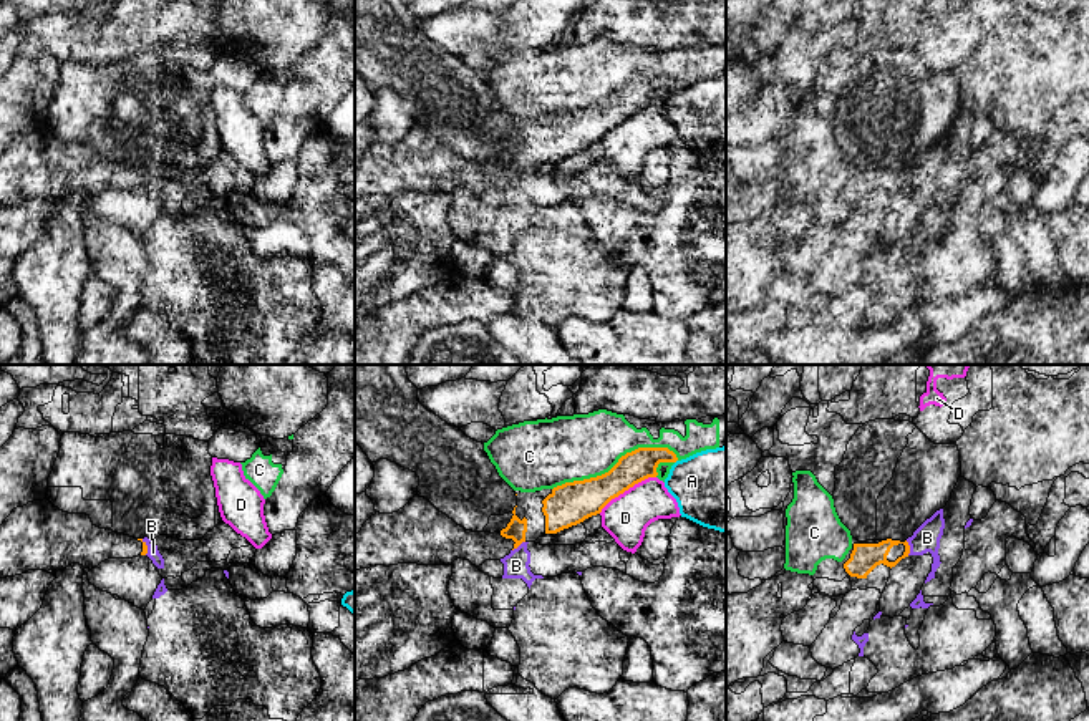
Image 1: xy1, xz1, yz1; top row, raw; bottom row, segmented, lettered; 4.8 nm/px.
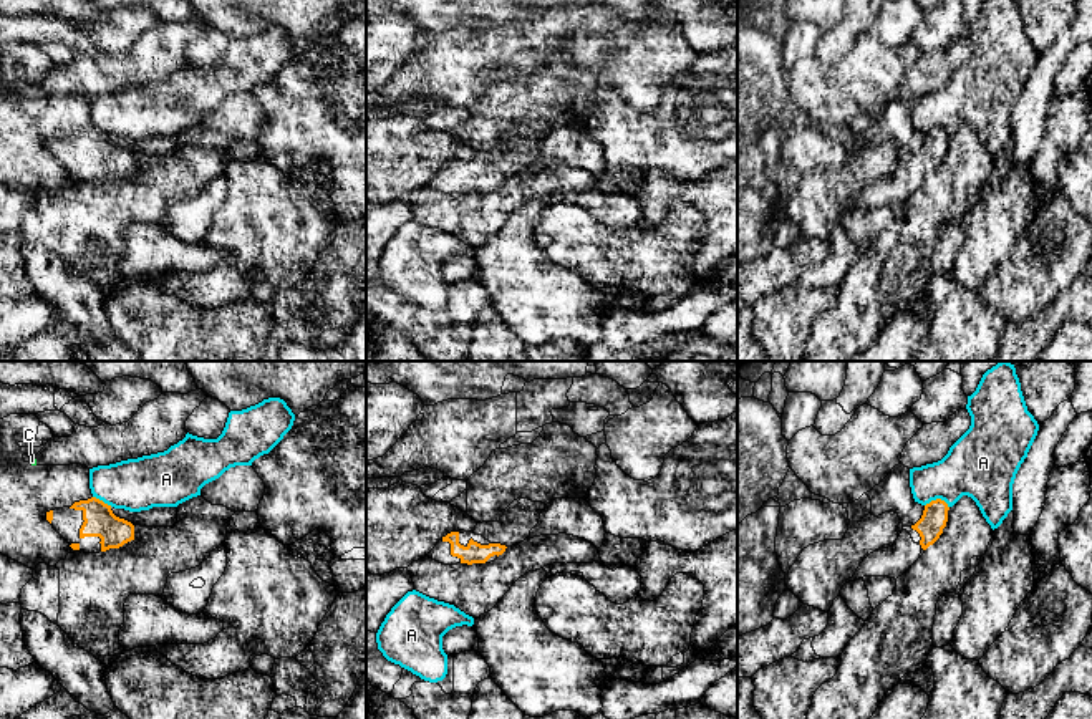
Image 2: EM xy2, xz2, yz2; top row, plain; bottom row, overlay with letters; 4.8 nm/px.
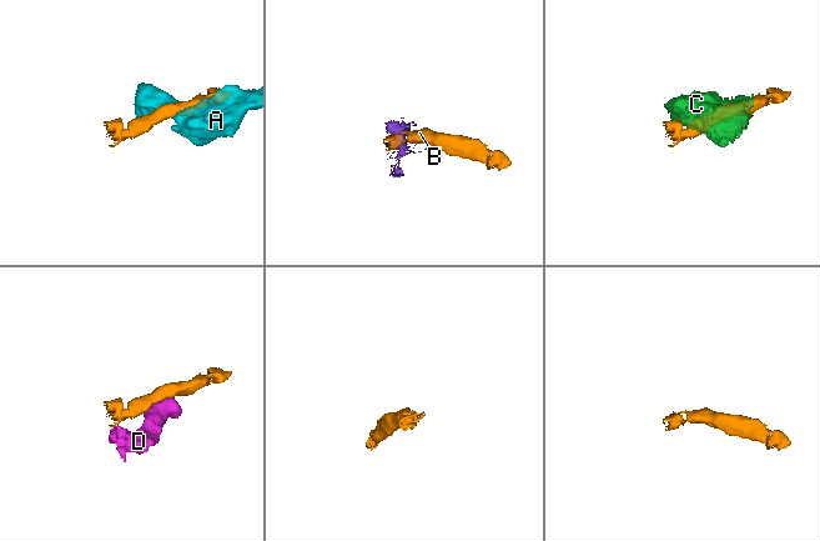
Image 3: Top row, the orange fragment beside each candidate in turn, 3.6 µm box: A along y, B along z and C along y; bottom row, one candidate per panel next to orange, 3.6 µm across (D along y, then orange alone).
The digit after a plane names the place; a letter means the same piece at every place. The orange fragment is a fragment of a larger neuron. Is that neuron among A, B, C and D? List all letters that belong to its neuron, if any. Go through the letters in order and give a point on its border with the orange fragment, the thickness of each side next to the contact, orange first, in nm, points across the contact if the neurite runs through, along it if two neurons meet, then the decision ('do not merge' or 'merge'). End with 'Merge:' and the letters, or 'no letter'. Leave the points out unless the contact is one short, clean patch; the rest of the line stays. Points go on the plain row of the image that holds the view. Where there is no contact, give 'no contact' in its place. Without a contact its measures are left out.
A: yz2 (937, 128) | 130/300 nm | do not merge
B: yz1 (909, 176) | 140/130 nm | do not merge
C: xz1 (617, 91) | 190/320 nm | do not merge
D: xz1 (627, 118) | 190/220 nm | along xz1 (655, 105), (635, 111), (599, 141) | do not merge
Merge: no letter

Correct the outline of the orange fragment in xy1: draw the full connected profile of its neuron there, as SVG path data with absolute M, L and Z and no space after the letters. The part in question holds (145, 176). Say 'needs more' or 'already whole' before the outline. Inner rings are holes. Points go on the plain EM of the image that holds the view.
needs more; M50 128L13 138L0 154L0 207L71 192L91 199L108 187L146 182L143 167L99 157L90 144L63 141Z

